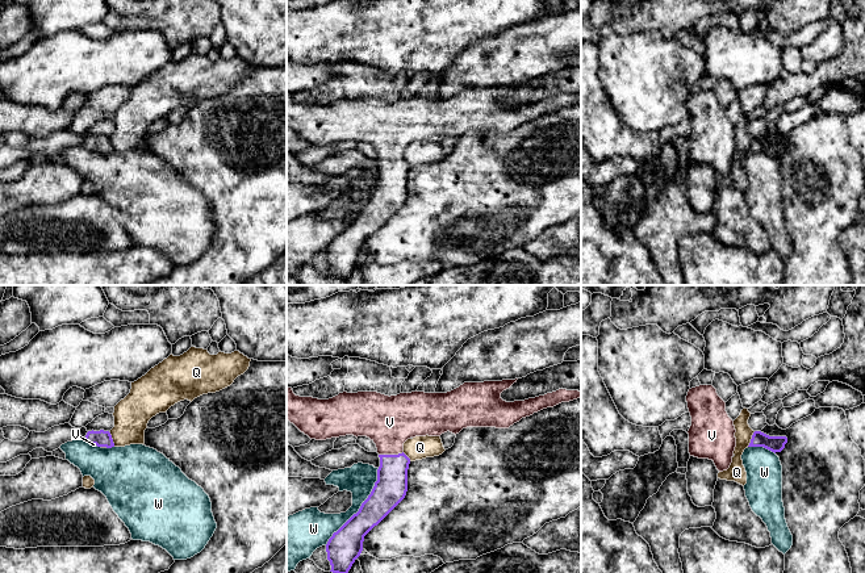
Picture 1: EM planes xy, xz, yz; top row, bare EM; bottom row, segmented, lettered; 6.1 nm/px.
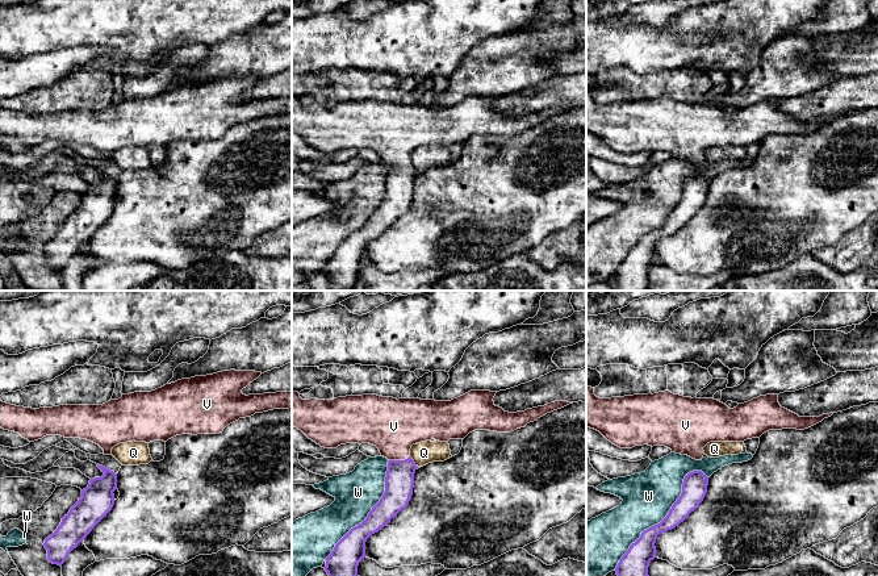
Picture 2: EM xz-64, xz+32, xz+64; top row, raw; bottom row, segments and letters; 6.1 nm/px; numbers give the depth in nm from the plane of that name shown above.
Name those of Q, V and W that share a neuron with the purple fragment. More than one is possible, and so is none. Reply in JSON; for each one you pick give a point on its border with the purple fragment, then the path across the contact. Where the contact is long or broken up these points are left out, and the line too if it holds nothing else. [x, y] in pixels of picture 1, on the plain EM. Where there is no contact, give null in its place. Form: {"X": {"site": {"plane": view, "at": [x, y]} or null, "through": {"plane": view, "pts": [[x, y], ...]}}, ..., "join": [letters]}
{"V": {"site": {"plane": "xz", "at": [391, 160]}, "through": {"plane": "xz", "pts": [[391, 193], [391, 160], [389, 128]]}}, "join": ["V"]}

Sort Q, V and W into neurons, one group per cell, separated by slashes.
Q / V / W

